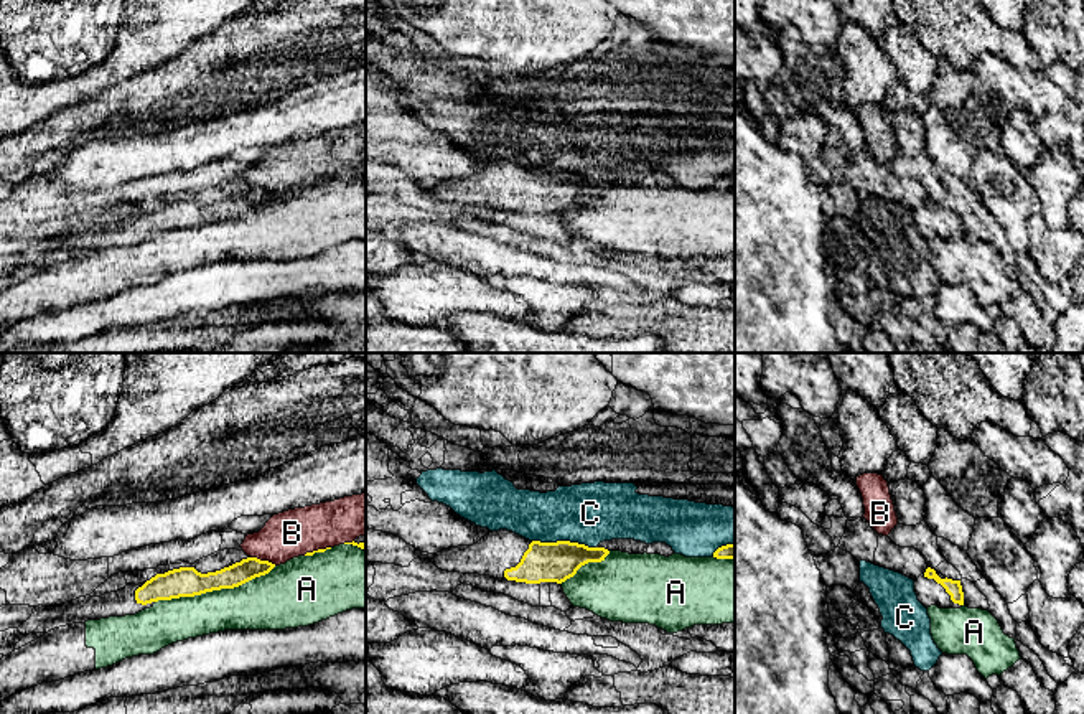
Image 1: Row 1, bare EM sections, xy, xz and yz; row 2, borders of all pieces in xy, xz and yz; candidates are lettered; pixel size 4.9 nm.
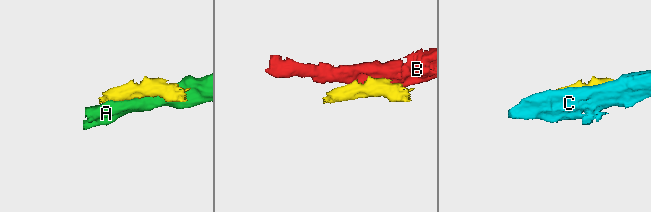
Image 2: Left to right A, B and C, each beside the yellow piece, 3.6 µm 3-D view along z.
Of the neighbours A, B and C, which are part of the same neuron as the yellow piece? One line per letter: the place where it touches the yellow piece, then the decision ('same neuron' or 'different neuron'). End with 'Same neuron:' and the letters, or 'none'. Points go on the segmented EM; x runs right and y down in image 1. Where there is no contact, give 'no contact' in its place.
A: meets yellow in xy at (214, 589); different neuron
B: meets yellow in xy at (264, 561); different neuron
C: meets yellow in xz at (564, 541); different neuron
Same neuron: none

